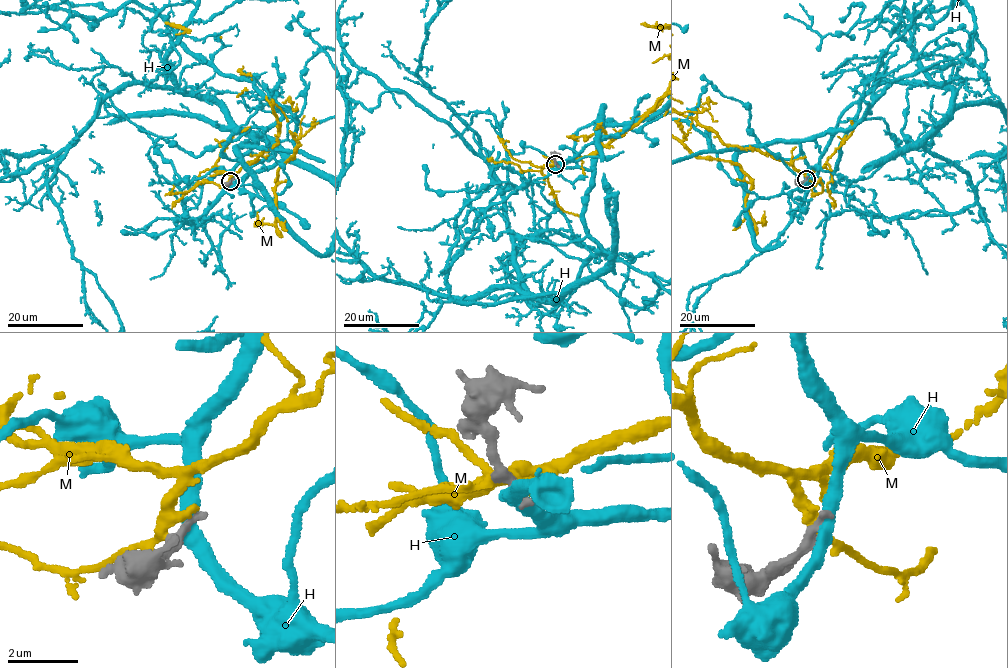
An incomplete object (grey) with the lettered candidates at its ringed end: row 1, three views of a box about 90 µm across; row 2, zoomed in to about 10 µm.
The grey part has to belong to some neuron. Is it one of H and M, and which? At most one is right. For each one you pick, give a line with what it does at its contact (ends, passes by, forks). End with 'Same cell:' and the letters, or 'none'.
M: it passes by
Same cell: M

